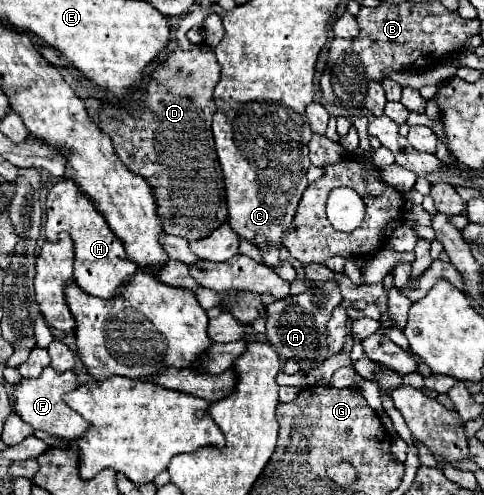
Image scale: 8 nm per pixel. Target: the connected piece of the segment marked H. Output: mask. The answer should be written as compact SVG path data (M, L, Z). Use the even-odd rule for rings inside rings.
M71 179L55 183L47 193L47 217L45 217L45 235L49 241L57 241L59 233L69 233L75 247L73 277L77 285L95 295L95 297L113 297L117 287L127 281L135 271L137 263L131 261L125 253L123 241L109 229L105 217L93 207L89 197L77 189Z

